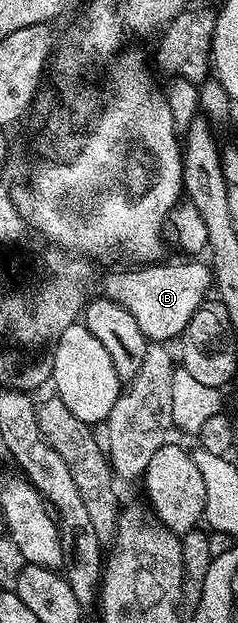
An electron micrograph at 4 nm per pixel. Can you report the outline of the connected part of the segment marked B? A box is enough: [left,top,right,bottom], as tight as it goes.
[102,260,213,344]

